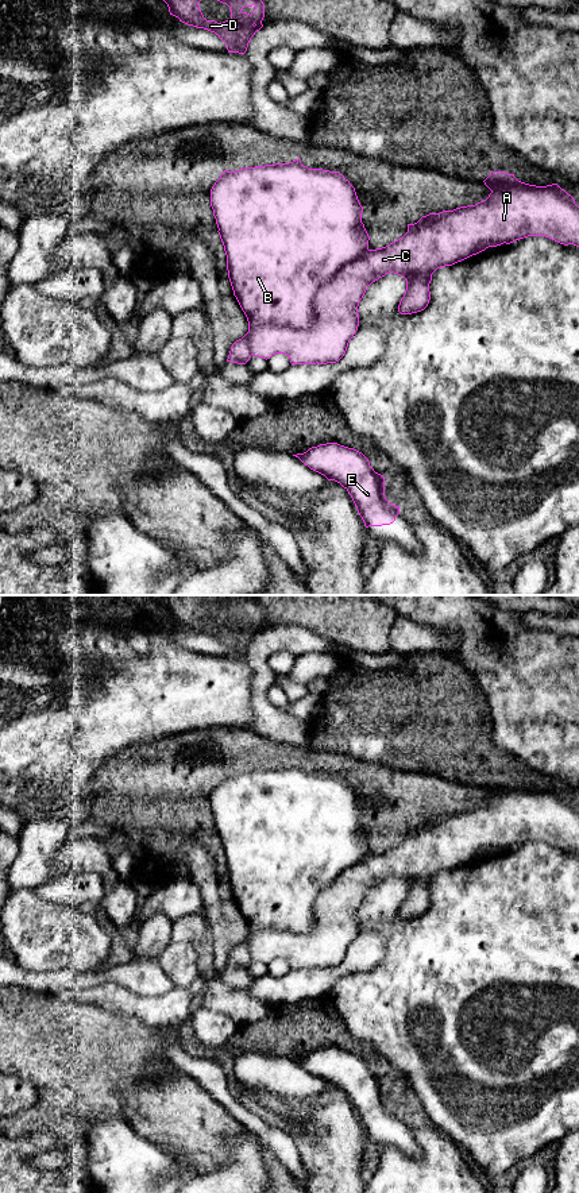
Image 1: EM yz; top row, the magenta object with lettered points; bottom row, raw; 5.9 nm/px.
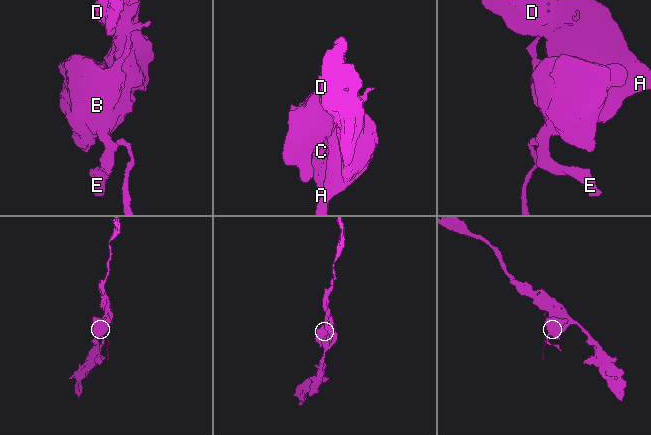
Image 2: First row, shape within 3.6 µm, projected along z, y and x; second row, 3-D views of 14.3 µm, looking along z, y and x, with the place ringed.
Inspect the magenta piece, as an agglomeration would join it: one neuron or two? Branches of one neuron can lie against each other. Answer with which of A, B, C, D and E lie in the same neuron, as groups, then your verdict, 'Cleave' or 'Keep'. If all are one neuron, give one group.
Groups: A C D / B E. Cleave

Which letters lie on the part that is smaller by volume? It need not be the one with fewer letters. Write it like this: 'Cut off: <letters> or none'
Cut off: B, E

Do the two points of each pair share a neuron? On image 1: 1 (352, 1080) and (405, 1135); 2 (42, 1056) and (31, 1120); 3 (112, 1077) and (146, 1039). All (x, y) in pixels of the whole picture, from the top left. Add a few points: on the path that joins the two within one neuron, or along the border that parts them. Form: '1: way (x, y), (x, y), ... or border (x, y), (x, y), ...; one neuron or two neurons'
1: way (367, 1095), (369, 1101), (390, 1123); one neuron
2: way (45, 1072), (45, 1104); one neuron
3: way (118, 1068), (136, 1049); one neuron

